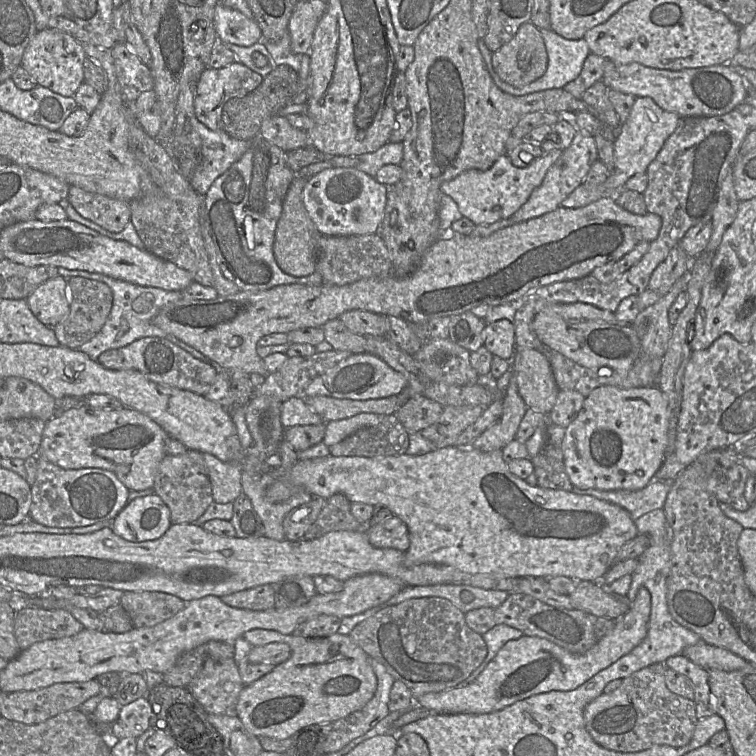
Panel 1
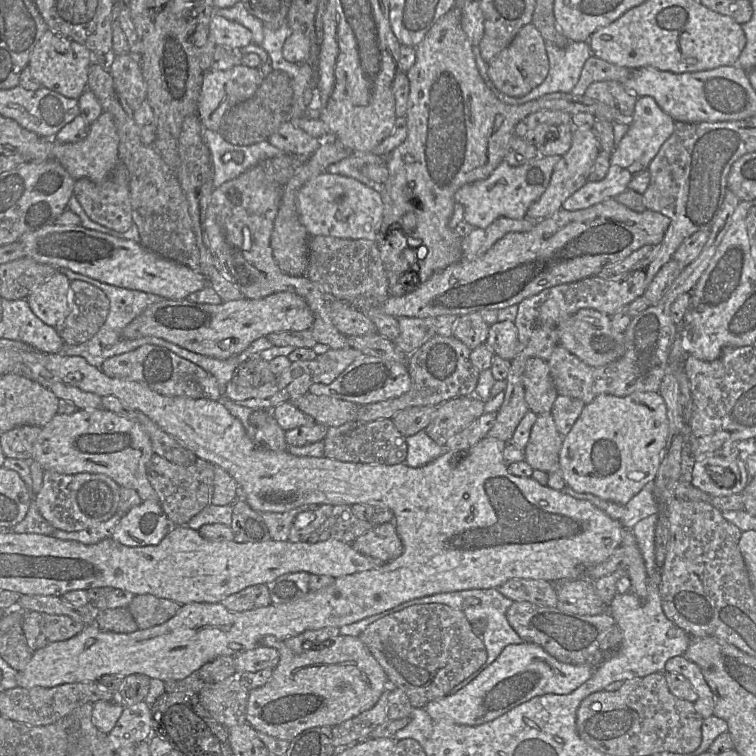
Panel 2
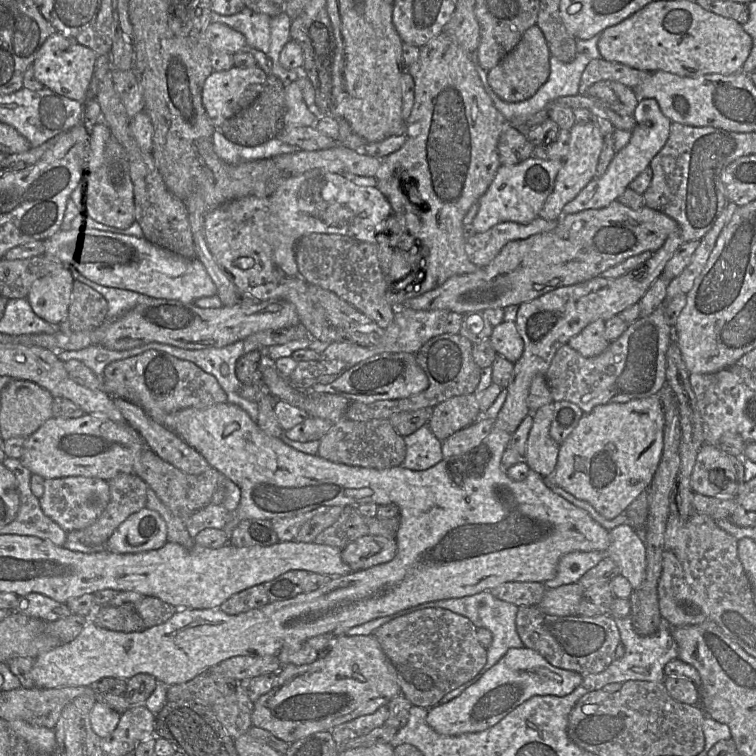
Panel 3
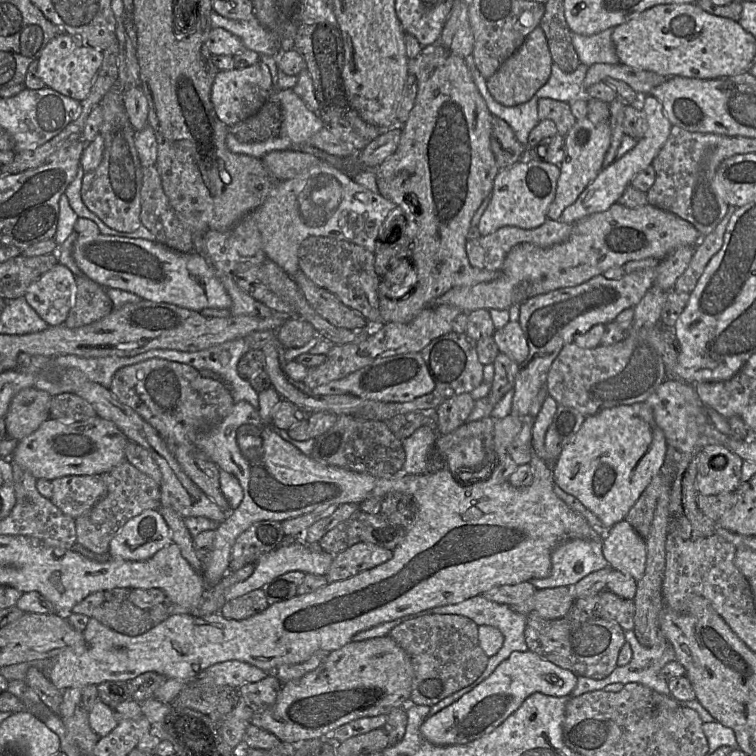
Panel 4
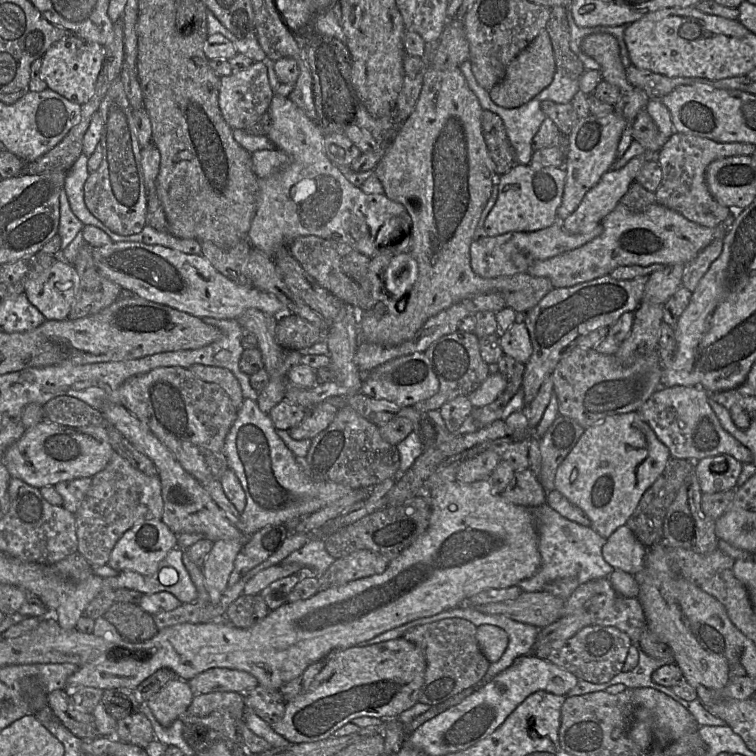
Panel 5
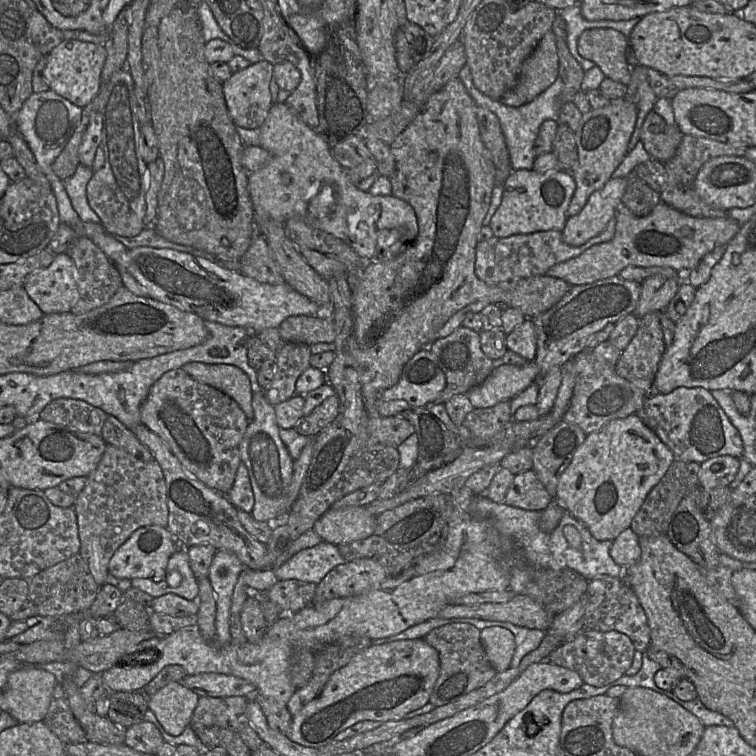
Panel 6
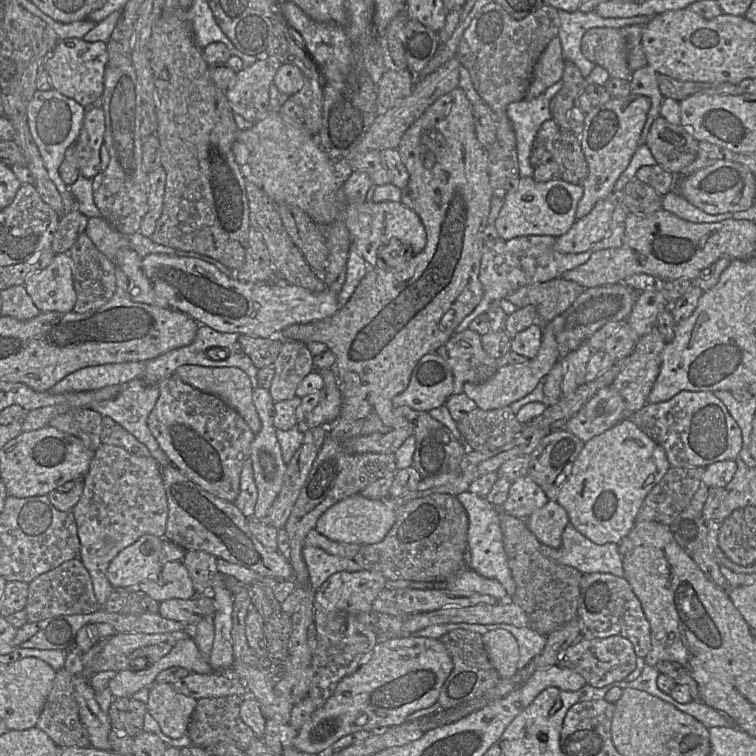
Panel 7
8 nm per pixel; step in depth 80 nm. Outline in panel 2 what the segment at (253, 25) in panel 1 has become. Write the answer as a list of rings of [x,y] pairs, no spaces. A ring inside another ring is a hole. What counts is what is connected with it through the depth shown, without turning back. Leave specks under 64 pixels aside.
[[[213,15],[209,25],[209,36],[218,46],[239,50],[253,43],[252,33],[243,25],[219,15]]]

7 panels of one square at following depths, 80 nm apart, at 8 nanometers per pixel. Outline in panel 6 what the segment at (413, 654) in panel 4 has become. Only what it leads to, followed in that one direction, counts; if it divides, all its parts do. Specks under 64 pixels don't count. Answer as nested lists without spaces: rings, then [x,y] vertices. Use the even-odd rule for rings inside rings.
[[[453,622],[432,629],[423,639],[439,655],[439,675],[430,694],[429,703],[446,705],[484,686],[497,673],[491,665],[480,638],[480,630],[466,622]]]

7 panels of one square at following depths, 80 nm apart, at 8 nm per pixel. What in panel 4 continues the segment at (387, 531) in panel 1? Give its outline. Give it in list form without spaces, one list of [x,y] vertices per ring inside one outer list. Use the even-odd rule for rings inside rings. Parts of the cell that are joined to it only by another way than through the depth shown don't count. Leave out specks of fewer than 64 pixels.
[[[359,542],[334,556],[325,576],[328,583],[346,580],[387,562],[392,556],[392,550],[369,542]]]

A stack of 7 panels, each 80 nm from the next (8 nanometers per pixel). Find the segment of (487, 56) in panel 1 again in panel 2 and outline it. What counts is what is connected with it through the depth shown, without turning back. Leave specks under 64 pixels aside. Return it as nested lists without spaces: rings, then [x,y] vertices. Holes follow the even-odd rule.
[[[545,41],[545,46],[546,46],[546,51],[548,54],[549,64],[550,64],[549,73],[546,79],[543,81],[543,83],[541,83],[539,86],[534,88],[528,94],[521,96],[521,97],[512,97],[498,90],[488,75],[489,63],[484,61],[484,59],[482,58],[479,46],[473,46],[473,53],[475,56],[475,60],[476,60],[479,73],[481,77],[483,78],[485,84],[494,93],[494,95],[500,101],[506,104],[518,105],[518,104],[526,103],[531,100],[538,99],[550,93],[571,92],[574,86],[578,83],[580,79],[585,62],[587,61],[589,57],[594,56],[588,44],[588,41],[569,42],[568,45],[564,48],[560,48],[551,42]]]

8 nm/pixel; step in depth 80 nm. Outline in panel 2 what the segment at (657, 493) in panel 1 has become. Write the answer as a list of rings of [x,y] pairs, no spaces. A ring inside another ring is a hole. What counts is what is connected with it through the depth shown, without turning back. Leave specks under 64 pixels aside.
[[[653,482],[647,483],[637,495],[624,505],[603,500],[593,494],[577,492],[568,486],[562,491],[576,499],[591,502],[612,519],[619,521],[624,529],[631,530],[640,520],[656,514],[660,510],[654,496],[653,484]]]

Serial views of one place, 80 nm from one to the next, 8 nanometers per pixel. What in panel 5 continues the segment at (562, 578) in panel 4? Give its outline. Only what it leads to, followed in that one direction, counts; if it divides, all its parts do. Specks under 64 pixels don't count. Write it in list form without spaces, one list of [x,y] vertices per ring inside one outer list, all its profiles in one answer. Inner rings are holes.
[[[548,504],[532,508],[538,533],[538,550],[541,566],[531,577],[521,580],[517,585],[523,592],[541,591],[556,579],[572,577],[584,583],[607,578],[614,571],[602,555],[607,538],[602,537],[591,527],[583,526],[561,516]]]

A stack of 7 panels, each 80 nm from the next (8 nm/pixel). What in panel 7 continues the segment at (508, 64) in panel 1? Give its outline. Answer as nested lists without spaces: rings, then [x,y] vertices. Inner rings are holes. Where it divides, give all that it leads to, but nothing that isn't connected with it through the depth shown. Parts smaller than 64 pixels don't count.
[[[554,37],[537,60],[530,86],[523,100],[532,100],[549,87],[562,80],[565,60],[562,55],[561,42]]]

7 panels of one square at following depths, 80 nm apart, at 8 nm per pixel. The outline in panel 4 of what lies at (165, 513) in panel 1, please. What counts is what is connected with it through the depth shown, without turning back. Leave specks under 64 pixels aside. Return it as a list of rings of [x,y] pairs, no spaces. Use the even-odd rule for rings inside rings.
[[[145,510],[128,520],[109,544],[111,558],[145,561],[172,543],[171,532],[158,510]]]

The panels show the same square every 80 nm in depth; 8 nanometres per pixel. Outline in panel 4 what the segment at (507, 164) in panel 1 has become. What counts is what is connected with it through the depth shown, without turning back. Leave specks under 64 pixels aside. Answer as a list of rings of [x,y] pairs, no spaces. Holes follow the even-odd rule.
[[[531,158],[501,169],[494,180],[490,203],[478,224],[480,234],[487,236],[504,226],[527,230],[541,226],[548,219],[547,210],[555,198],[560,172],[558,165]]]

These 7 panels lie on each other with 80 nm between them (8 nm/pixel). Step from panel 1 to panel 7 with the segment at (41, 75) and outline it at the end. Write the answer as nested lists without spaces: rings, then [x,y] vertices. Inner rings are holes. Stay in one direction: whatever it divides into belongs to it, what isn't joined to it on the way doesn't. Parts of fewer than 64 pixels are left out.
[[[82,38],[59,40],[53,49],[47,70],[52,88],[71,98],[85,108],[99,104],[104,90],[104,73],[108,64],[108,50],[105,42],[87,42]]]

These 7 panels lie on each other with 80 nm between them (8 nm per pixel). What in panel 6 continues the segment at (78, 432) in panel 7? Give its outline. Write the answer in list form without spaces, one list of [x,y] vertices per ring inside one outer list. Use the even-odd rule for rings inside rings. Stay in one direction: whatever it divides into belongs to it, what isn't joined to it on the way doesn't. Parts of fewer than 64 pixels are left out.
[[[59,398],[45,406],[37,419],[81,433],[101,436],[107,416],[102,410],[83,401]]]

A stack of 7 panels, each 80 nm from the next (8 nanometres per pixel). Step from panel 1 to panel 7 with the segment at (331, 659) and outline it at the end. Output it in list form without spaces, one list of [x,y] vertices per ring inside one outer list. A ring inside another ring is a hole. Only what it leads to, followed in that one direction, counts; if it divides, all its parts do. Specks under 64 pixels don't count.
[[[404,636],[381,640],[371,656],[355,673],[344,677],[334,693],[318,707],[298,730],[293,746],[302,752],[325,754],[342,737],[359,731],[380,731],[399,725],[413,712],[437,703],[441,686],[453,669],[452,659],[440,639]]]

